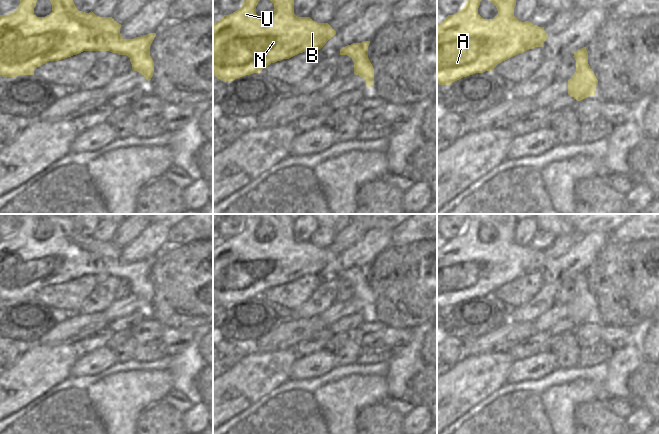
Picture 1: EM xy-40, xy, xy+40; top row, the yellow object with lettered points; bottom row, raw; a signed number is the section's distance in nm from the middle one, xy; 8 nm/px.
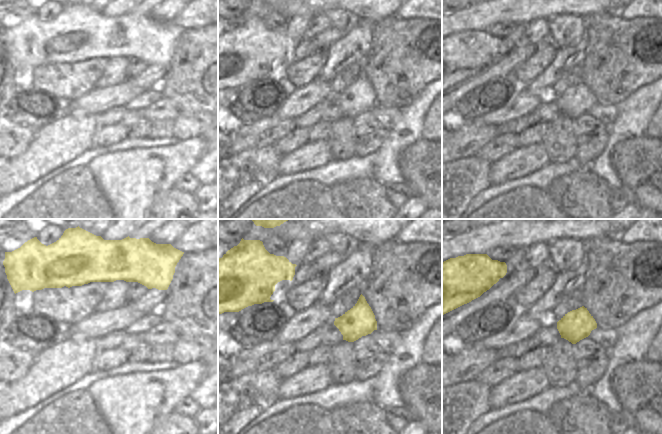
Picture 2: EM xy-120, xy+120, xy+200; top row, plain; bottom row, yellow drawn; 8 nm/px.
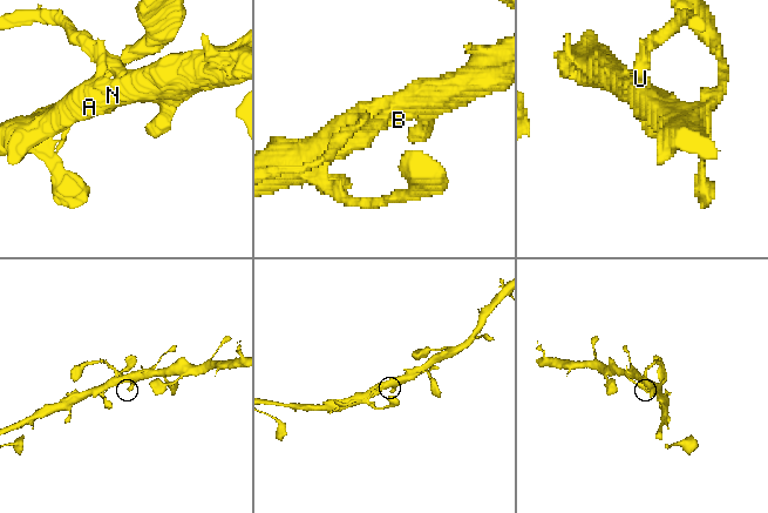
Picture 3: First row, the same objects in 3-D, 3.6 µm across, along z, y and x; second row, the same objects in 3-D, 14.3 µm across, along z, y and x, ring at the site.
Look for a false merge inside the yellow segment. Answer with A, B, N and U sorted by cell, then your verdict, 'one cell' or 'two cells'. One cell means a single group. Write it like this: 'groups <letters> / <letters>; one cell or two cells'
groups A B N U; one cell

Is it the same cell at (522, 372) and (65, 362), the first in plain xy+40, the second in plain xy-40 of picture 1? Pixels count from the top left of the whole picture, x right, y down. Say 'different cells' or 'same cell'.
different cells

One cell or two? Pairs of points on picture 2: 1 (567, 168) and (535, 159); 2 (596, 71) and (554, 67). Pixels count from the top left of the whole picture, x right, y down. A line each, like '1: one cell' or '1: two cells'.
1: two cells
2: two cells

